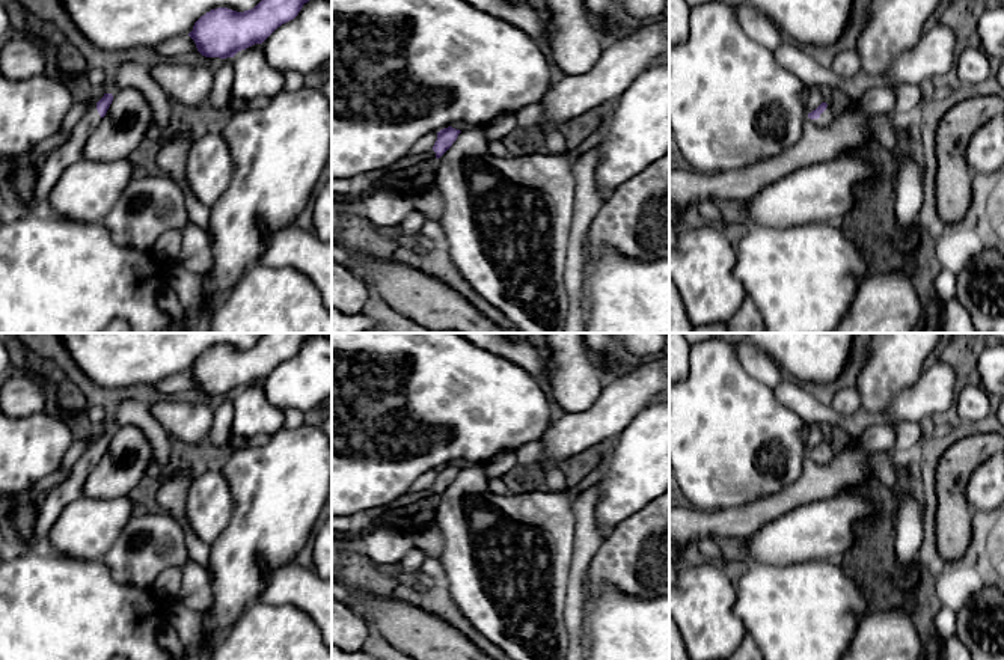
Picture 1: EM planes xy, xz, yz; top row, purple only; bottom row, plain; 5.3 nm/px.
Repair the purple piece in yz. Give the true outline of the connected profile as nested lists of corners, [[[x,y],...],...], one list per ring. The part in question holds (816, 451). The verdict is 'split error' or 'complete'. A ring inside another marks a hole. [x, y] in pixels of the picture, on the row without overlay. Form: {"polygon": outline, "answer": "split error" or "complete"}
{"polygon": [[[822,440],[816,448],[808,451],[808,455],[813,457],[819,464],[828,464],[834,455],[832,445]]], "answer": "split error"}

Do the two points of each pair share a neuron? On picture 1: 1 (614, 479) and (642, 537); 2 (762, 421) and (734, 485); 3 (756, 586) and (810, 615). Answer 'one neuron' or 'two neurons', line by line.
1: two neurons
2: one neuron
3: one neuron

